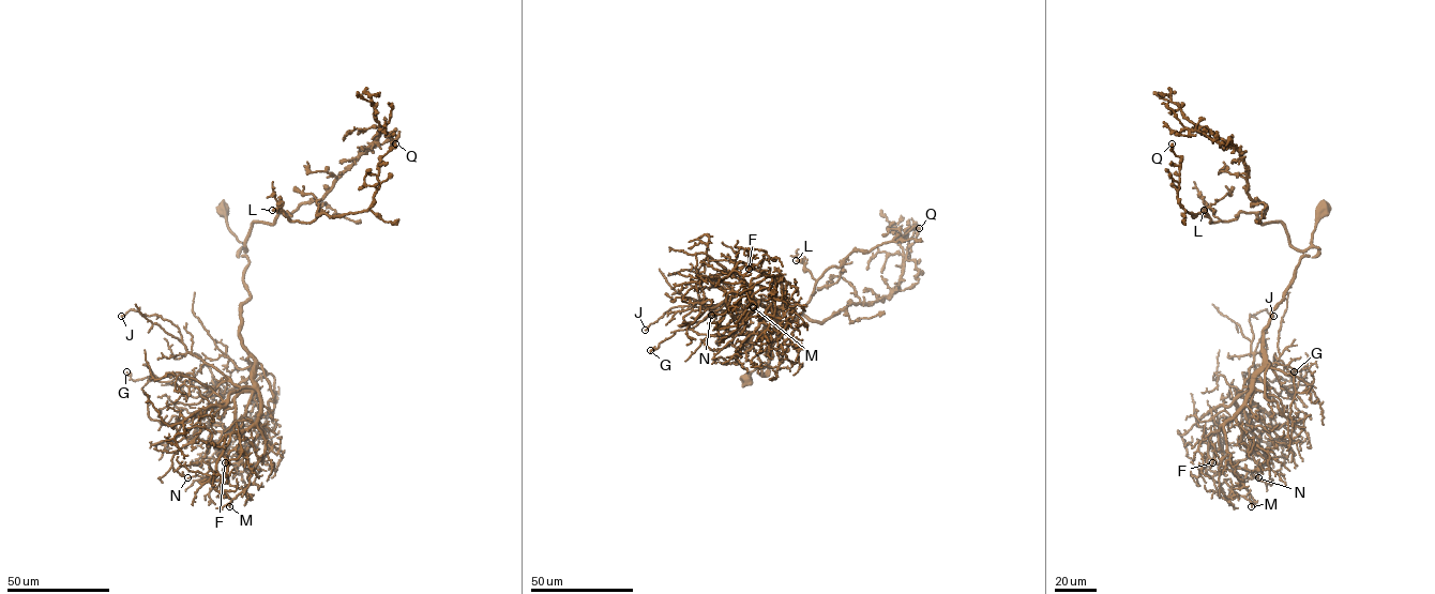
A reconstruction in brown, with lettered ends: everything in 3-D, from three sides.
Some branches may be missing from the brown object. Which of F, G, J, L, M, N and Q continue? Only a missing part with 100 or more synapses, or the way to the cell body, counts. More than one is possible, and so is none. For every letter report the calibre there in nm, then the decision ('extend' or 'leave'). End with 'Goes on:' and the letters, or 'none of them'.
F: 120 nm thick; leave
G: 140 nm thick; leave
J: 140 nm thick; leave
L: 500 nm thick; leave
M: 150 nm thick; leave
N: 130 nm thick; leave
Q: 280 nm thick; leave
Goes on: none of them

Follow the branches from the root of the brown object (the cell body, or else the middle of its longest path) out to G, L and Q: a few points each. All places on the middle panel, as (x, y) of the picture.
G: (746, 380), (772, 356), (764, 319), (778, 319), (778, 311), (766, 301), (737, 309), (716, 305), (650, 350)
L: (746, 380), (755, 369), (769, 366), (769, 347), (813, 295), (815, 280), (796, 260)
Q: (746, 380), (769, 366), (769, 347), (828, 269), (919, 228)

